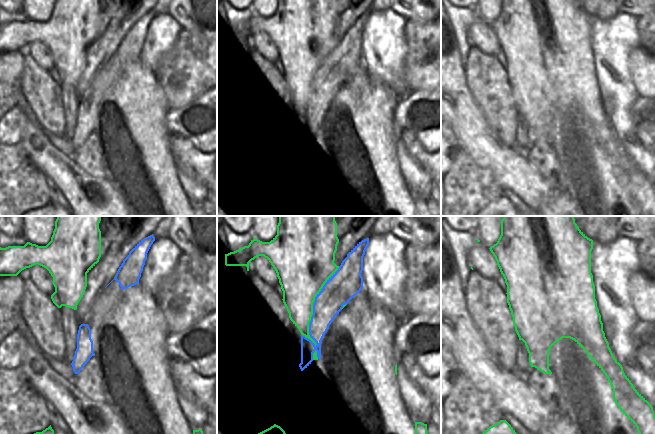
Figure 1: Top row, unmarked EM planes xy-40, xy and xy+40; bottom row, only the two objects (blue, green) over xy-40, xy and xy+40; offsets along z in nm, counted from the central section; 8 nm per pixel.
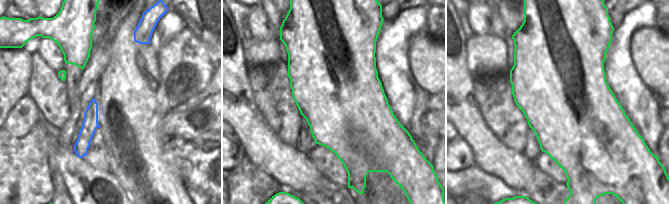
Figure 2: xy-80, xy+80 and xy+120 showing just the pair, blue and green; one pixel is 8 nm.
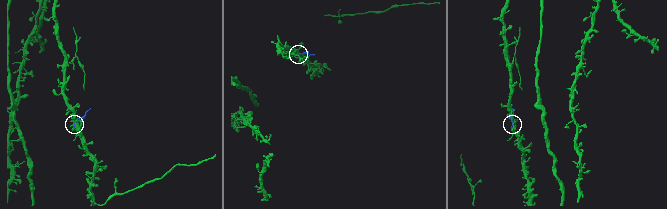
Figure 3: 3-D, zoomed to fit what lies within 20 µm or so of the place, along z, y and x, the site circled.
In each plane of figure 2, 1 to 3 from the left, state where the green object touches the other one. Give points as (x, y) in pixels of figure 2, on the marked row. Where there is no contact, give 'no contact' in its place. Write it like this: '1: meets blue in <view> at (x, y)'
1: no contact
2: no contact
3: no contact

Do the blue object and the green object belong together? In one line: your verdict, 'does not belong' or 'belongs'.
does not belong

